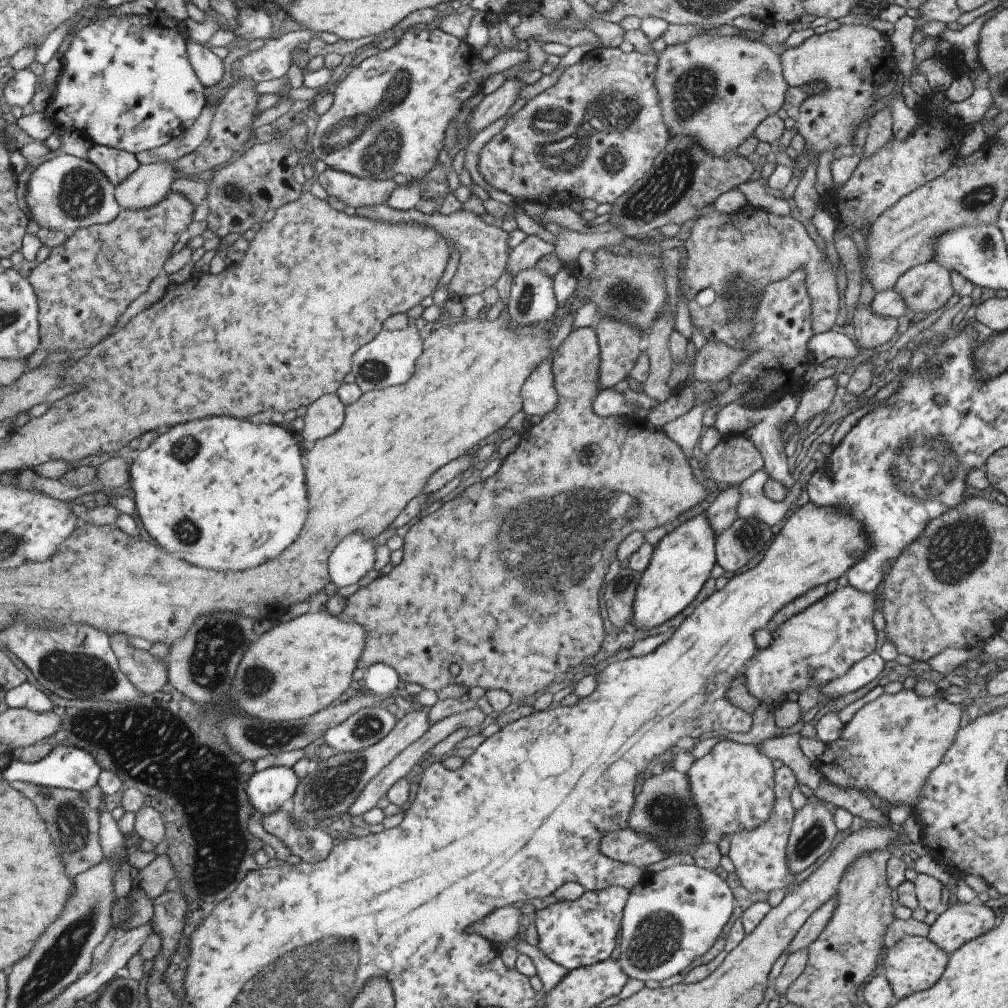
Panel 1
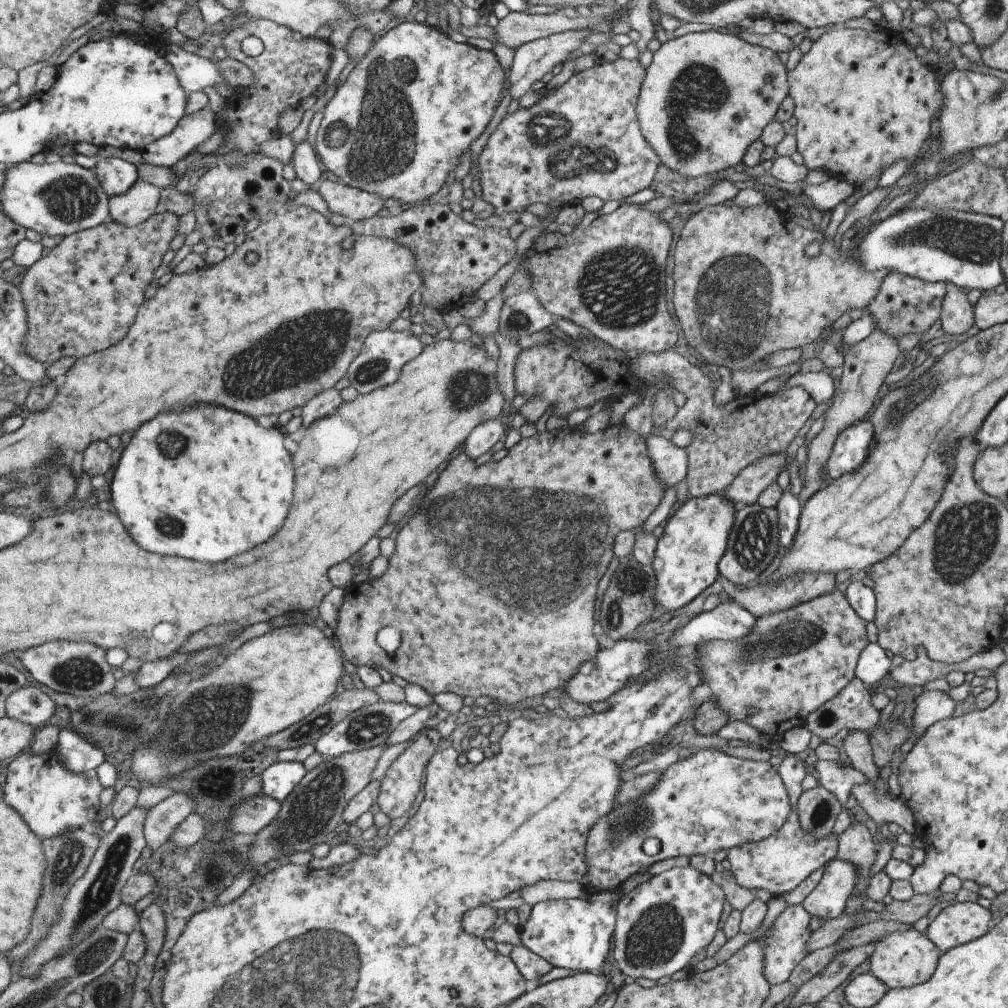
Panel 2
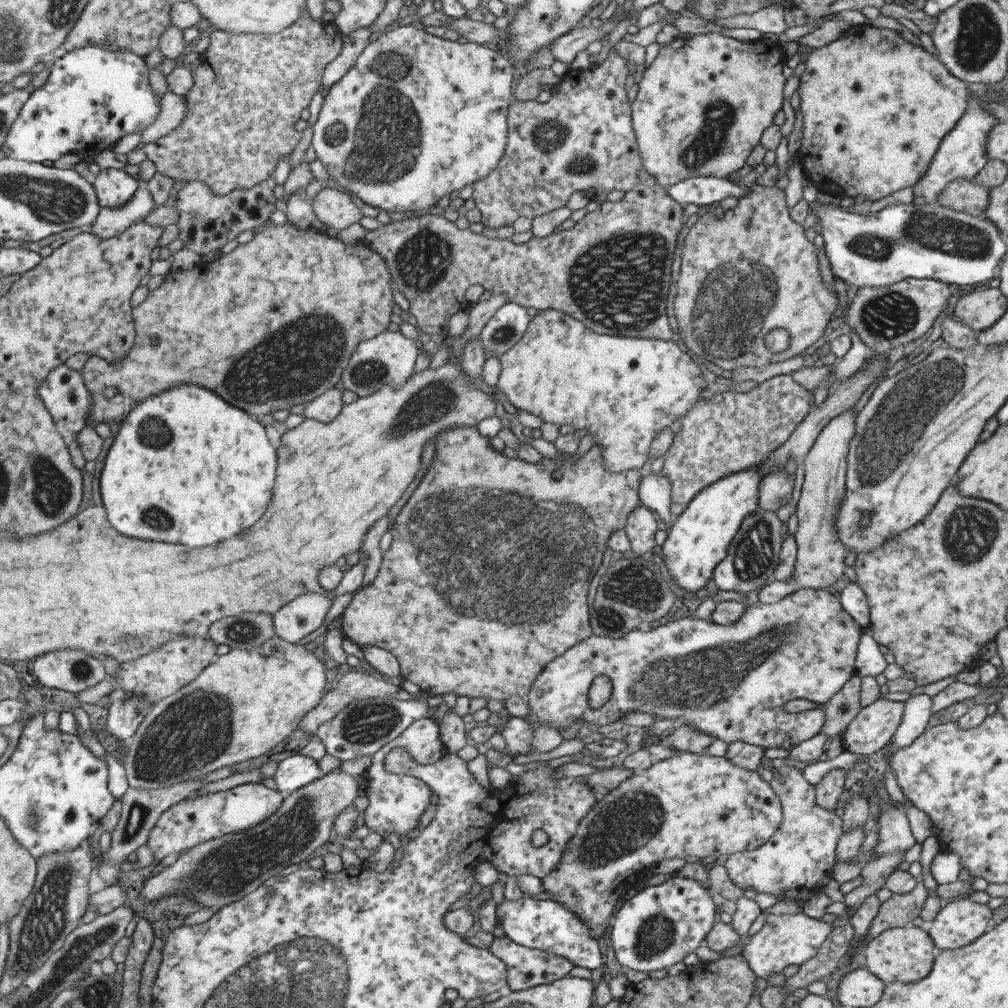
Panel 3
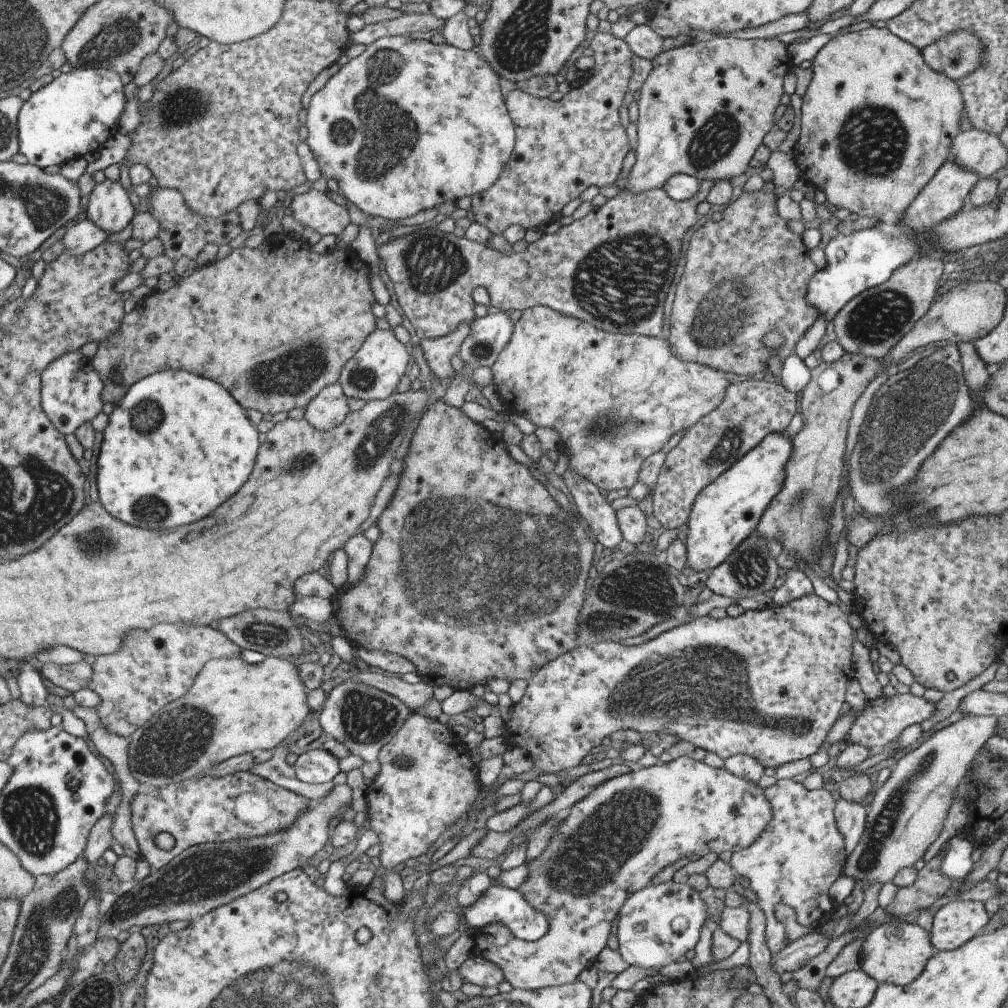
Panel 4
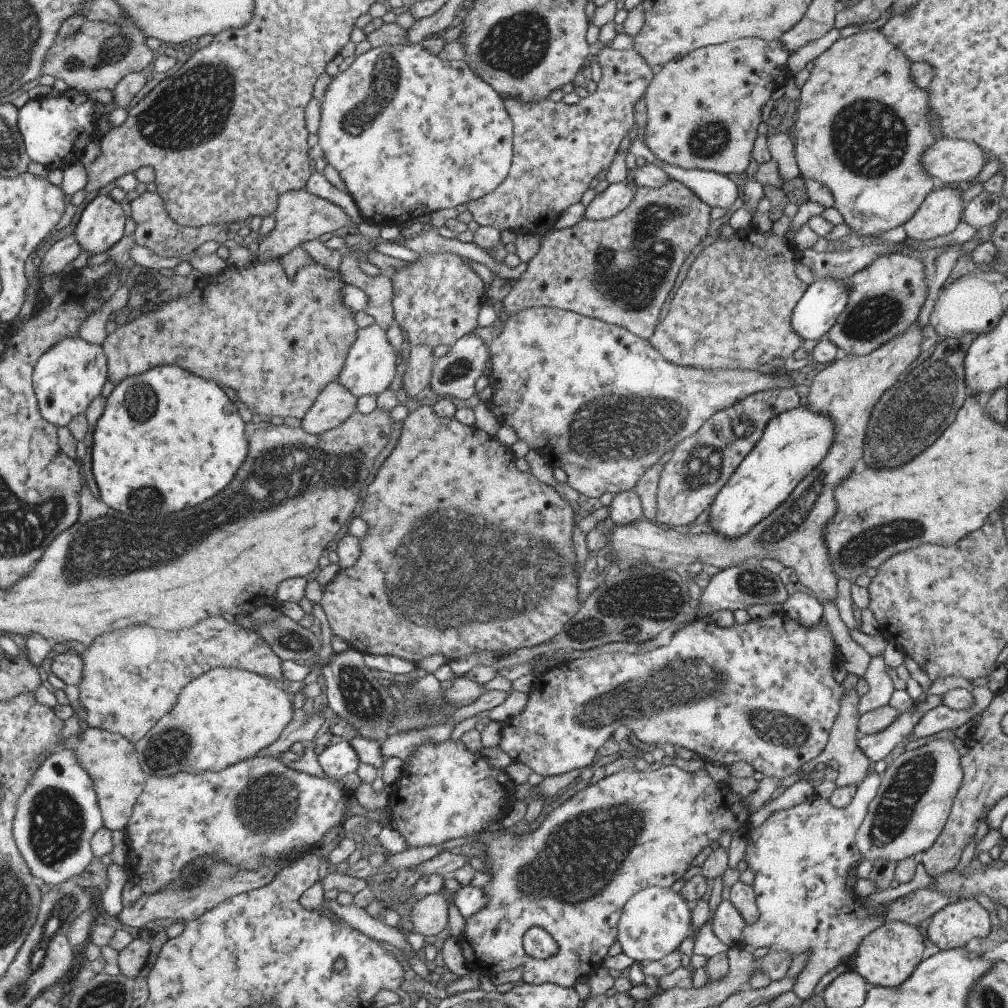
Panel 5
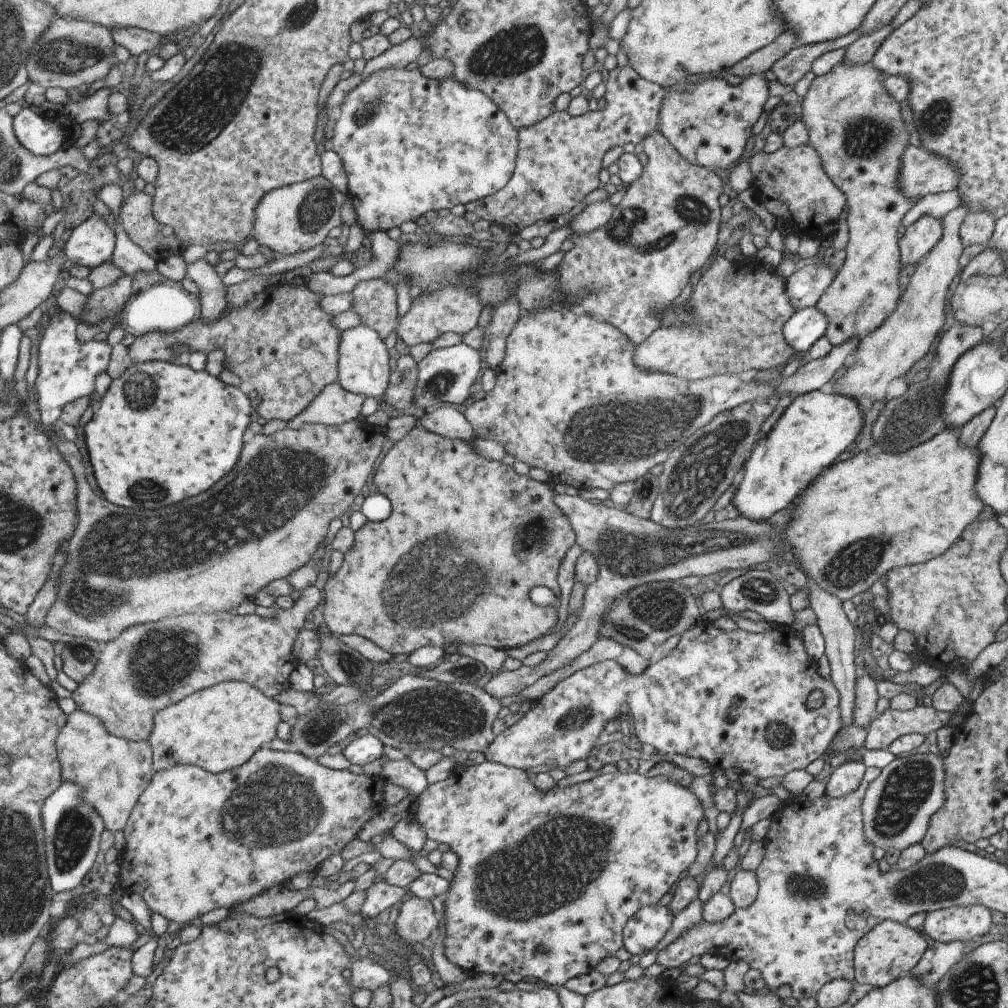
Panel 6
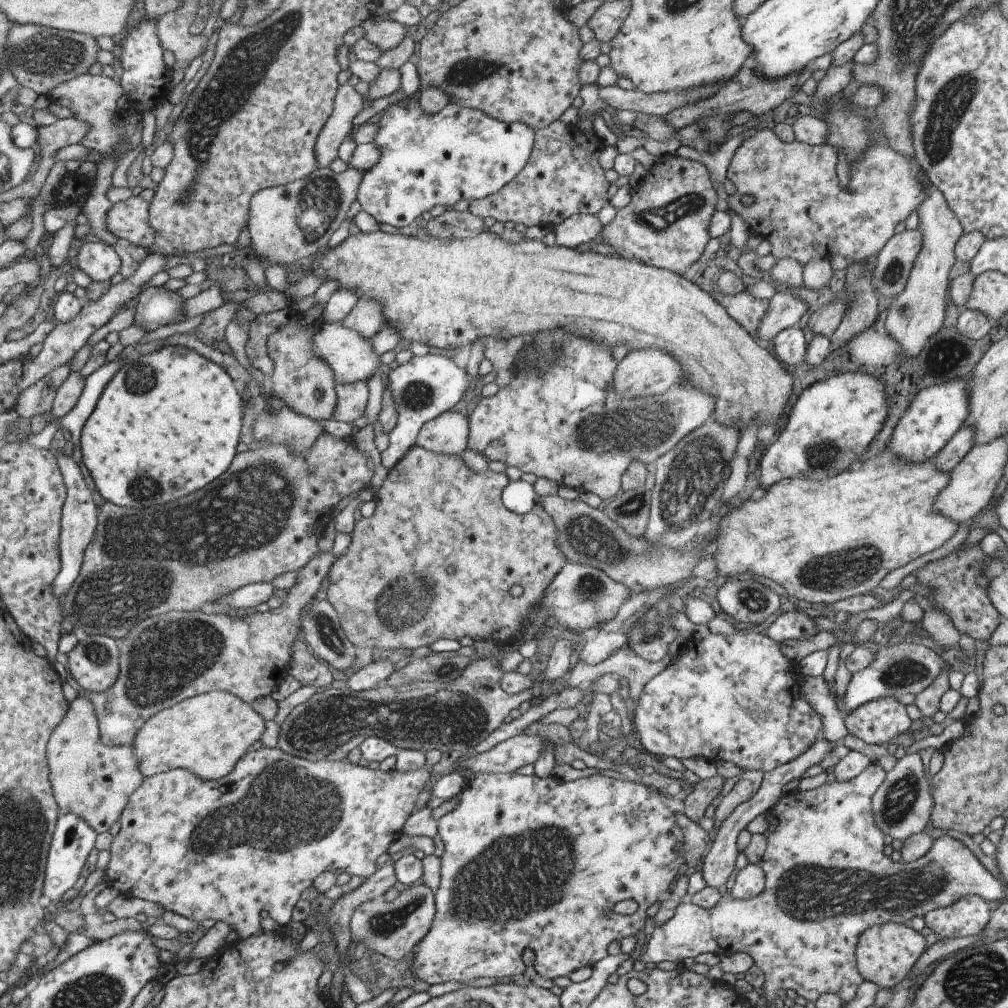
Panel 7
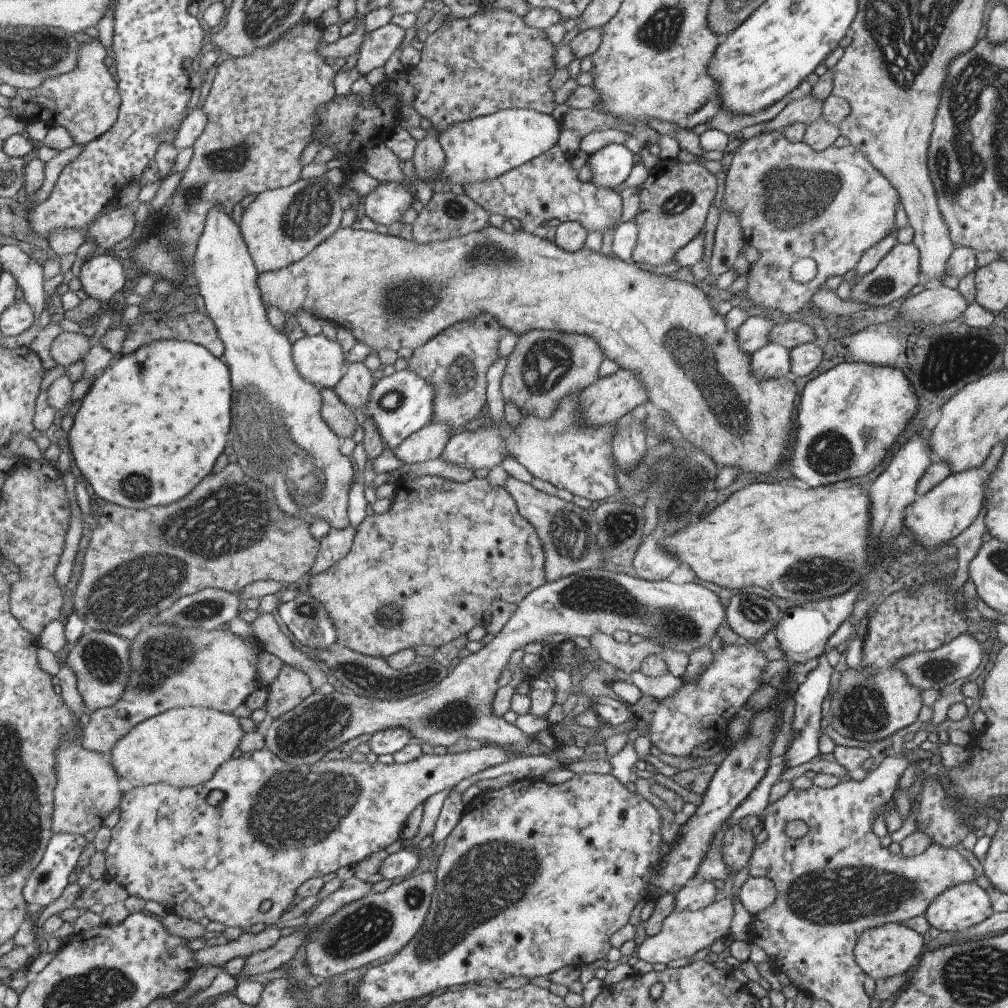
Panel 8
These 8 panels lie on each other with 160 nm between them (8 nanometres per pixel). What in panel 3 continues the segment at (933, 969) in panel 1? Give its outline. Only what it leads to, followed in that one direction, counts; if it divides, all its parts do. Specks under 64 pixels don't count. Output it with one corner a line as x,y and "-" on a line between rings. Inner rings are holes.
916,923
904,927
893,927
882,930
864,946
865,969
885,984
890,982
912,983
920,981
929,974
933,962
933,941
919,929

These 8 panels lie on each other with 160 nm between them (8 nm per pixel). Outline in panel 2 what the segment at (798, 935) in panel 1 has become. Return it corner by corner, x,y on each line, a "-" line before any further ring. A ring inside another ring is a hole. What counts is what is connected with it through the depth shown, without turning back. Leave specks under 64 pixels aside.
833,857
825,866
818,884
803,898
801,906
823,921
839,916
845,899
858,881
858,868
852,863

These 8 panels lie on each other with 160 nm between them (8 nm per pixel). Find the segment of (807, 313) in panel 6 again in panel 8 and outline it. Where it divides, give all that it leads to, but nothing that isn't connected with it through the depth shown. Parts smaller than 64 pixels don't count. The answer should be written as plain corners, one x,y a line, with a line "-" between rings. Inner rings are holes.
765,343
750,354
748,372
759,381
789,377
788,352
781,345

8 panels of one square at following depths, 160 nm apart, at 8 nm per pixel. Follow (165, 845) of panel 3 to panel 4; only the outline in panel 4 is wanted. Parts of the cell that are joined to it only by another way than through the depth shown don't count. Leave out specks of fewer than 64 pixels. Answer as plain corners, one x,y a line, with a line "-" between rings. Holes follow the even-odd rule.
236,771
222,777
206,773
166,787
144,787
133,798
131,808
140,854
152,870
157,870
169,865
183,849
195,845
247,841
289,829
306,812
309,802
307,797
293,794
259,775
-
163,832
174,838
171,850
162,850
155,842

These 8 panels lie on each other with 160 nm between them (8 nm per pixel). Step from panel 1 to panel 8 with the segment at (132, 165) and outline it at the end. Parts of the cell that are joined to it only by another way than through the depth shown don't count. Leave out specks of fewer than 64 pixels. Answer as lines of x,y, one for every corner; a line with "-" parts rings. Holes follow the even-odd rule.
97,251
95,254
83,264
78,279
89,297
107,302
123,290
127,280
126,267
113,253

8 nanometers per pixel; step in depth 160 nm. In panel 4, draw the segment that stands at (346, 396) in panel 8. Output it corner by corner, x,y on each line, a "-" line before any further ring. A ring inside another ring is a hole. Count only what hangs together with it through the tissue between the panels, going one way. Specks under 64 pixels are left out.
333,383
323,387
317,394
317,396
311,400
311,402
304,408
304,419
315,429
319,431
326,431
331,427
337,426
349,412
347,406
348,397
343,394
341,385

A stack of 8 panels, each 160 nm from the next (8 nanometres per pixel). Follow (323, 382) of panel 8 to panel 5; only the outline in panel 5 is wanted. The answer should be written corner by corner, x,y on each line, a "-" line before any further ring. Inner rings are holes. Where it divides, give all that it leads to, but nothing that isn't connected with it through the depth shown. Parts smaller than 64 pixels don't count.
374,324
357,329
336,381
355,398
363,395
377,396
389,388
391,380
395,378
395,372
397,372
395,369
395,350
385,339
384,330

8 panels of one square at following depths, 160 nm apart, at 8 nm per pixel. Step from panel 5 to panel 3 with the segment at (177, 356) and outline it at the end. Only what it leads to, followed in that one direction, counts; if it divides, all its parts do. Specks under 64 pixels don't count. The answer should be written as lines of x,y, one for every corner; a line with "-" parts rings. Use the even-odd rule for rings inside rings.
287,222
283,225
271,225
255,231
249,242
238,244
229,253
221,253
210,262
201,261
195,268
191,267
186,271
169,272
160,287
149,292
145,301
133,309
137,340
130,357
125,357
113,365
103,357
91,356
83,369
86,385
94,398
94,409
88,424
94,426
103,421
108,424
113,420
121,423
139,401
149,398
149,396
155,396
155,394
161,394
163,390
169,390
171,386
177,386
183,382
187,382
187,384
201,382
201,386
215,390
215,394
223,394
223,398
227,398
227,402
231,402
231,406
239,406
239,410
245,410
247,414
253,414
253,417
261,416
261,414
271,415
271,412
275,412
275,410
289,410
291,408
289,392
291,392
291,404
306,404
339,382
339,376
347,366
349,355
360,342
372,339
385,331
390,322
389,315
392,313
391,286
389,271
383,258
363,244
363,241
346,246
336,238

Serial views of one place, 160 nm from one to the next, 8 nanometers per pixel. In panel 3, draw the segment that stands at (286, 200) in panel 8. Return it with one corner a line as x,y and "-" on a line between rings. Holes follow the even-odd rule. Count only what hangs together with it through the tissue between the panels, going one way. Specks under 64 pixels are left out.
328,187
314,196
312,211
326,227
337,231
359,222
362,217
357,204
346,193

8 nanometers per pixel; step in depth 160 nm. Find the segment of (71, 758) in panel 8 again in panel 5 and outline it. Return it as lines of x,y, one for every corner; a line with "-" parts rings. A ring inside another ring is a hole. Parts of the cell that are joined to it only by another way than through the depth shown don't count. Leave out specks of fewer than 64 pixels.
83,725
76,735
70,736
65,741
64,745
76,753
78,761
94,779
105,826
111,830
124,832
149,778
141,766
137,743
122,734

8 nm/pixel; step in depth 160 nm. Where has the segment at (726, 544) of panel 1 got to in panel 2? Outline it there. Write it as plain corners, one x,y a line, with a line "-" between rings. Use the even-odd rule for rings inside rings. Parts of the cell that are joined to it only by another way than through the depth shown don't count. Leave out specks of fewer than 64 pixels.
751,503
734,512
734,521
727,539
727,546
719,559
718,576
723,576
737,588
744,587
747,582
755,580
766,566
771,564
775,554
780,553
778,539
777,509
762,507
759,503

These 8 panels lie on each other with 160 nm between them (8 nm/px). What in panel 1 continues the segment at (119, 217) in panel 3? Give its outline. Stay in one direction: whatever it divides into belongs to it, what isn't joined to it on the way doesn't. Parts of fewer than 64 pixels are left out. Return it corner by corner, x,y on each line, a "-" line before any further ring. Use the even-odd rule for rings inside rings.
153,163
141,166
116,189
123,209
150,209
172,192
176,179
174,163

